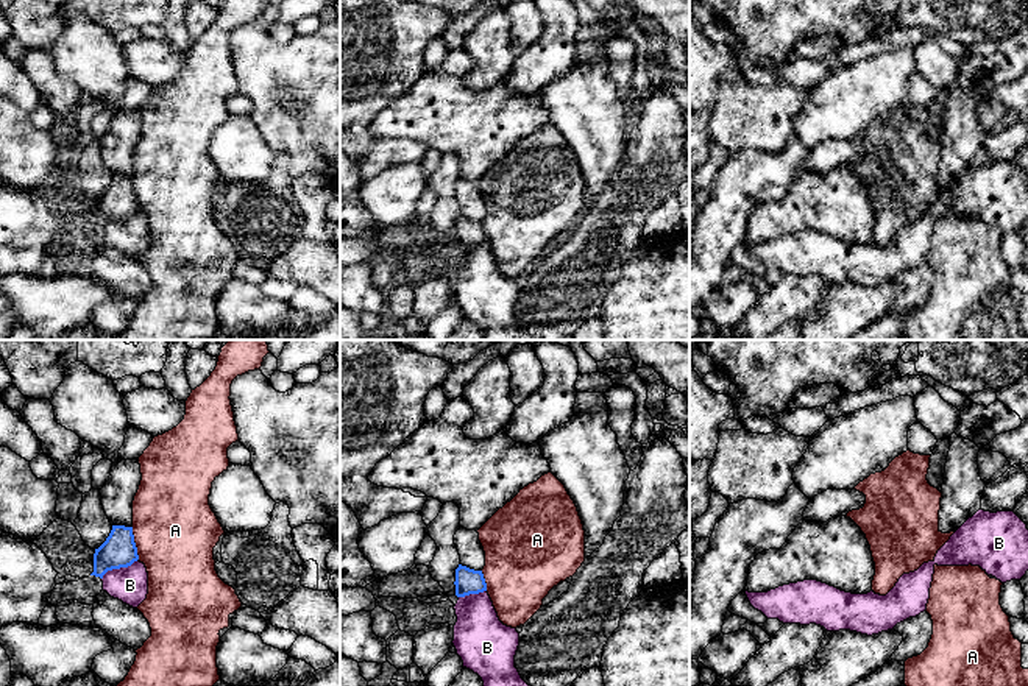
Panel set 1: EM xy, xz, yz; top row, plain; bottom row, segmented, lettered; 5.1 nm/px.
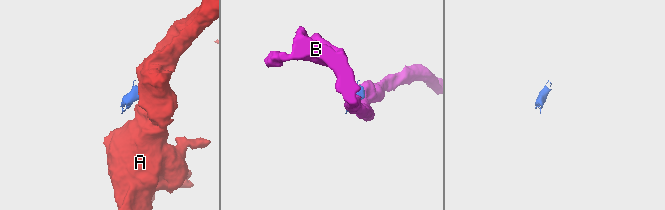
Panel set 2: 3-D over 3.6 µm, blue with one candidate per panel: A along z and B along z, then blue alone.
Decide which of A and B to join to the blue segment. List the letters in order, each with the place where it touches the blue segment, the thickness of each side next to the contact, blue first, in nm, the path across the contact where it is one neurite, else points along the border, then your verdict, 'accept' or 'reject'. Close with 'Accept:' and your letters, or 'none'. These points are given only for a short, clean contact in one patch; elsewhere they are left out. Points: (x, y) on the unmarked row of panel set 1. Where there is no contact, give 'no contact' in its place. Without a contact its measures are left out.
A: xy (134, 194) | 180/440 nm | along xy (131, 178), (139, 209) | reject
B: xy (119, 219) | 180/190 nm | along xy (138, 209), (127, 217), (109, 220), (102, 229) | reject
Accept: none

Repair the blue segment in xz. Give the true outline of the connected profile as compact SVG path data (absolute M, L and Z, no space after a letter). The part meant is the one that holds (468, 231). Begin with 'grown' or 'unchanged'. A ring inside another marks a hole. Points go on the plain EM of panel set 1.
unchanged | M459 215L456 220L456 246L465 248L470 245L479 245L487 242L487 234L482 221L474 221L466 217Z

